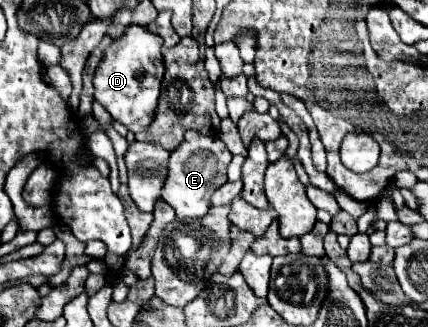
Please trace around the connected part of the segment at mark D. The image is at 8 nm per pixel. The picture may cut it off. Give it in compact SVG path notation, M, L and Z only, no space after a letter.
M127 26L123 36L113 40L113 44L105 50L103 60L95 70L95 100L111 114L113 120L119 120L131 132L147 130L149 122L153 120L153 110L157 106L163 78L161 46L161 38L157 38L157 34L149 32L147 28Z

